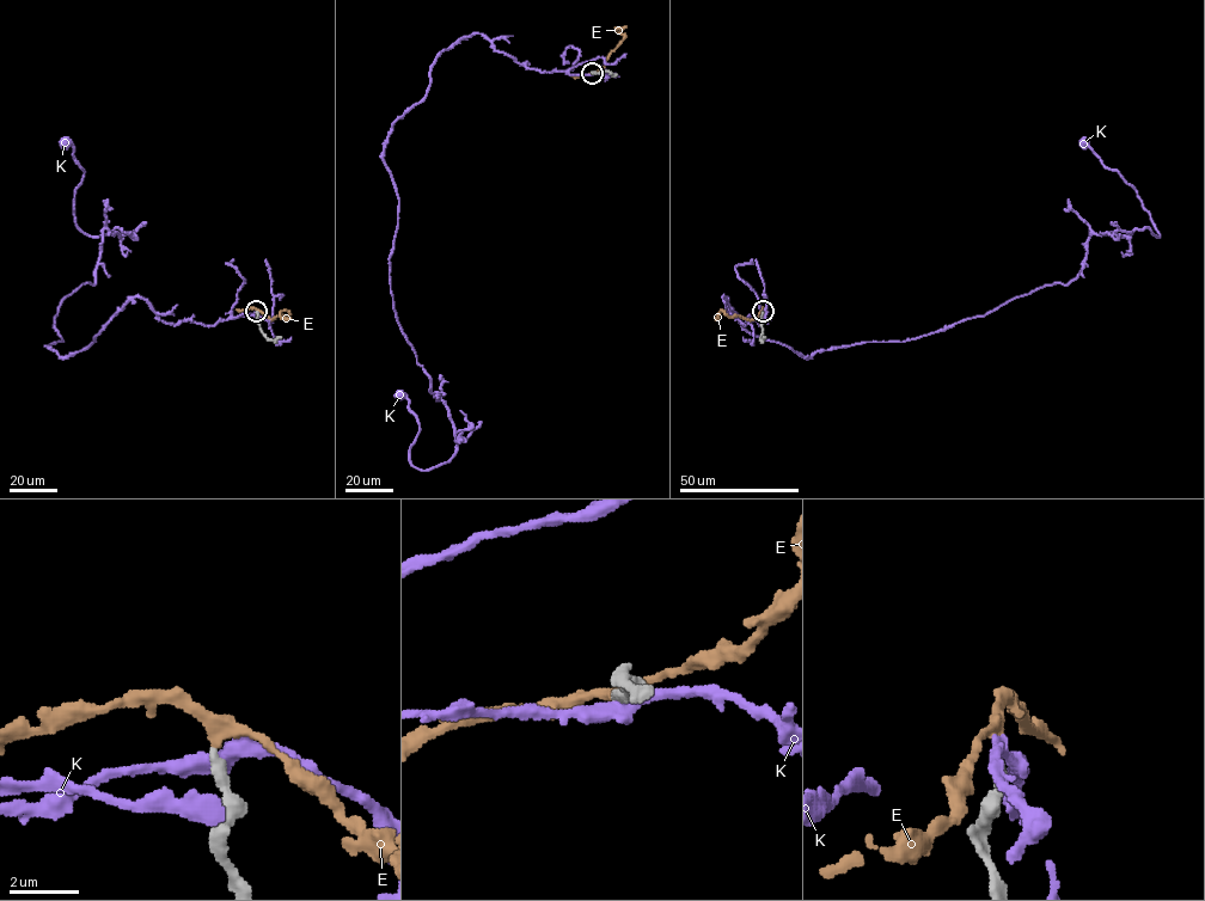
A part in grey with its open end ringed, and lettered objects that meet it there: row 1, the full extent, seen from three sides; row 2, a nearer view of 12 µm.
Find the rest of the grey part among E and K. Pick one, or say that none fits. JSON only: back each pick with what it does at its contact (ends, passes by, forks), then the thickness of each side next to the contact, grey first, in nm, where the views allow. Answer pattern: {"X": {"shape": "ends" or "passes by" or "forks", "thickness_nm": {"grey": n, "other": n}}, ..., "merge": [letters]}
{"E": {"shape": "passes by", "thickness_nm": {"grey": 300, "other": 280}}, "merge": ["E"]}

